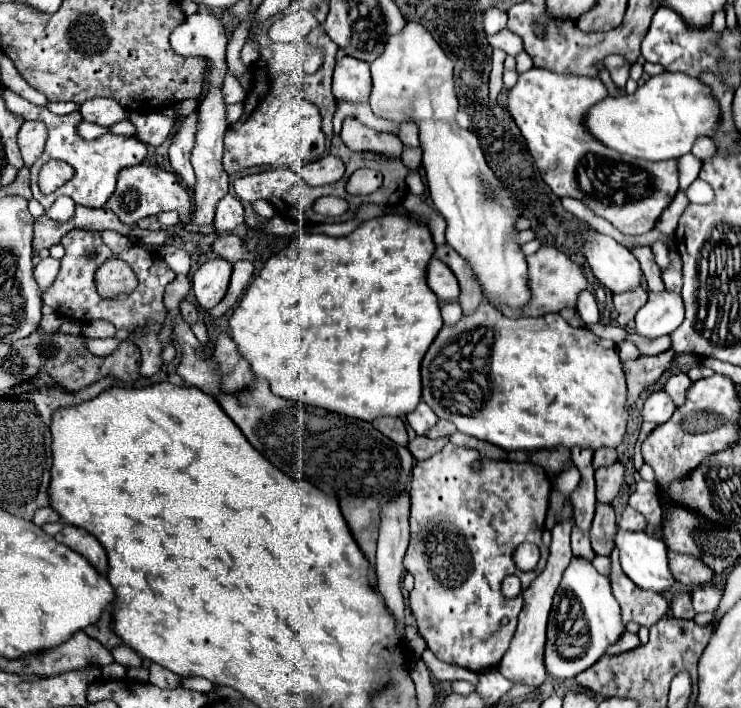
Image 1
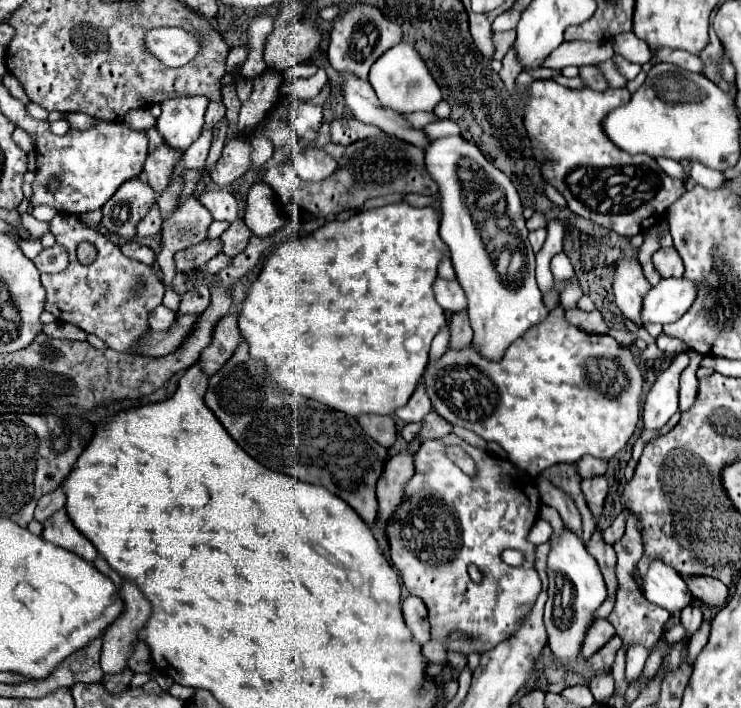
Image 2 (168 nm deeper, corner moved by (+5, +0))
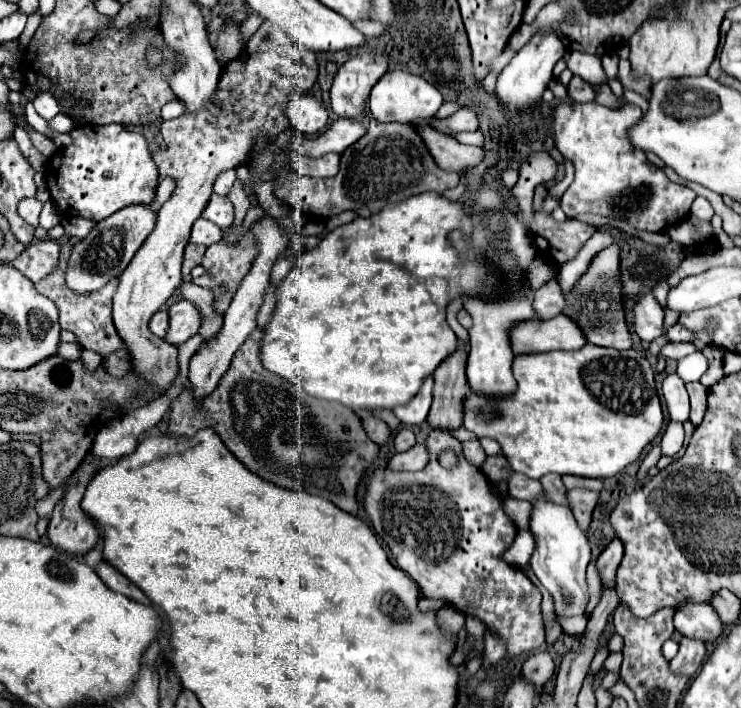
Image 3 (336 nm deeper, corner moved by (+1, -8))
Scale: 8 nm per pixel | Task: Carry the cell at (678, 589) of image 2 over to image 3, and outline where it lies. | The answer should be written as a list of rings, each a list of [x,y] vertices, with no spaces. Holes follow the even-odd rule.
[[[681,602],[675,608],[675,628],[683,636],[699,638],[703,642],[711,642],[721,634],[721,620],[711,604],[697,604],[697,602]]]

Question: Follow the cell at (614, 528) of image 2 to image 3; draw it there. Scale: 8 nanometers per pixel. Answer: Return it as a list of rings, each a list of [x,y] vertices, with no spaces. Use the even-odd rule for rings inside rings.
[[[615,536],[607,548],[599,554],[599,560],[597,560],[597,568],[599,568],[599,574],[601,574],[601,580],[607,584],[607,586],[613,586],[615,584],[615,572],[617,572],[617,566],[619,562],[623,560],[623,544],[621,540]]]

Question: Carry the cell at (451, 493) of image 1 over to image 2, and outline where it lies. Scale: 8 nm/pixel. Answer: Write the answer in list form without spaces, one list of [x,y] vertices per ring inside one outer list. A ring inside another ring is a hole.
[[[453,432],[437,440],[425,440],[421,444],[421,448],[415,454],[415,474],[405,484],[405,498],[387,522],[387,538],[391,546],[393,566],[397,568],[403,584],[407,586],[409,594],[419,596],[429,610],[431,638],[445,640],[451,632],[459,630],[467,638],[447,642],[447,648],[463,654],[481,654],[495,648],[505,638],[511,638],[519,630],[523,618],[527,618],[541,592],[541,580],[533,568],[535,546],[527,542],[527,534],[539,516],[539,506],[541,500],[535,490],[535,480],[529,474],[523,474],[519,468],[515,468],[509,460],[493,458],[485,450],[467,444]],[[447,444],[457,444],[467,454],[471,454],[477,466],[475,476],[467,476],[445,456],[443,448]],[[507,548],[523,552],[525,562],[521,566],[505,564],[501,560],[501,552]],[[469,564],[475,564],[485,574],[481,584],[475,584],[469,578]]]

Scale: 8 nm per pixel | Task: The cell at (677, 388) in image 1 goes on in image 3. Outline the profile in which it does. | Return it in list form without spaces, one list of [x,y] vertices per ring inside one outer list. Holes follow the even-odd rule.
[[[689,382],[685,386],[691,398],[691,418],[689,420],[693,422],[693,426],[699,426],[707,410],[707,388],[701,382]]]

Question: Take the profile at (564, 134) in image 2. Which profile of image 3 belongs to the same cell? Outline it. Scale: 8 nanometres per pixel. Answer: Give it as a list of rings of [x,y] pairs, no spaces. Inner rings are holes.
[[[597,102],[555,106],[551,114],[551,138],[563,158],[575,166],[575,180],[561,198],[561,208],[567,218],[601,214],[613,220],[627,220],[643,232],[665,232],[687,218],[697,194],[687,186],[671,182],[661,168],[653,166],[649,158],[627,140],[627,128],[639,122],[641,114],[641,108],[629,102],[617,110]]]

